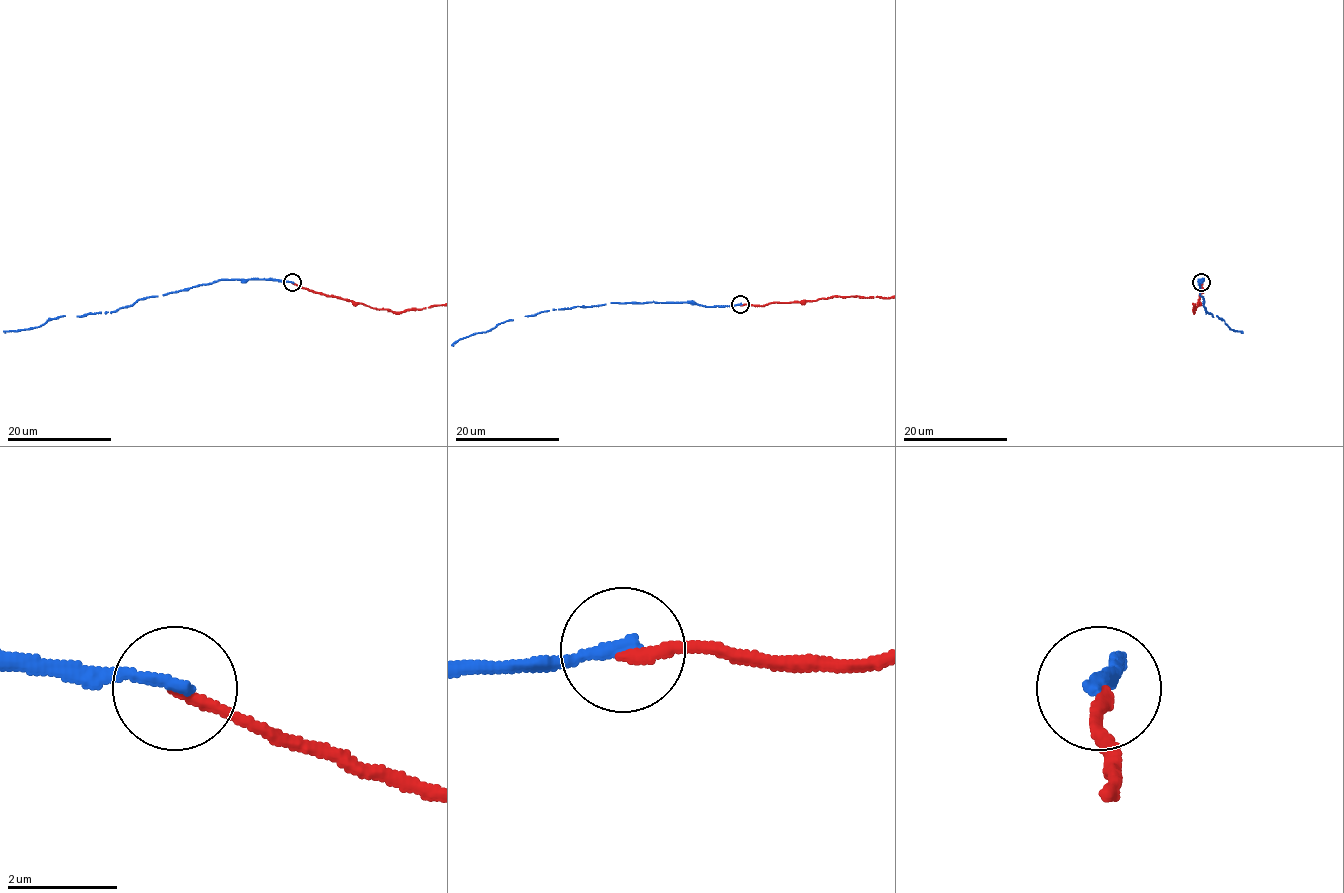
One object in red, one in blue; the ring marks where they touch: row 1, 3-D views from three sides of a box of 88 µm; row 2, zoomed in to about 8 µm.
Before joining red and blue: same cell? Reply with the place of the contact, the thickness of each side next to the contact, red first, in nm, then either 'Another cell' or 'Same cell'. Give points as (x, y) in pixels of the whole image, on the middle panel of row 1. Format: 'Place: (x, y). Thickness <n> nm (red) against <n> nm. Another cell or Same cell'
Place: (740, 304). Thickness 190 nm (red) against 240 nm. Another cell

